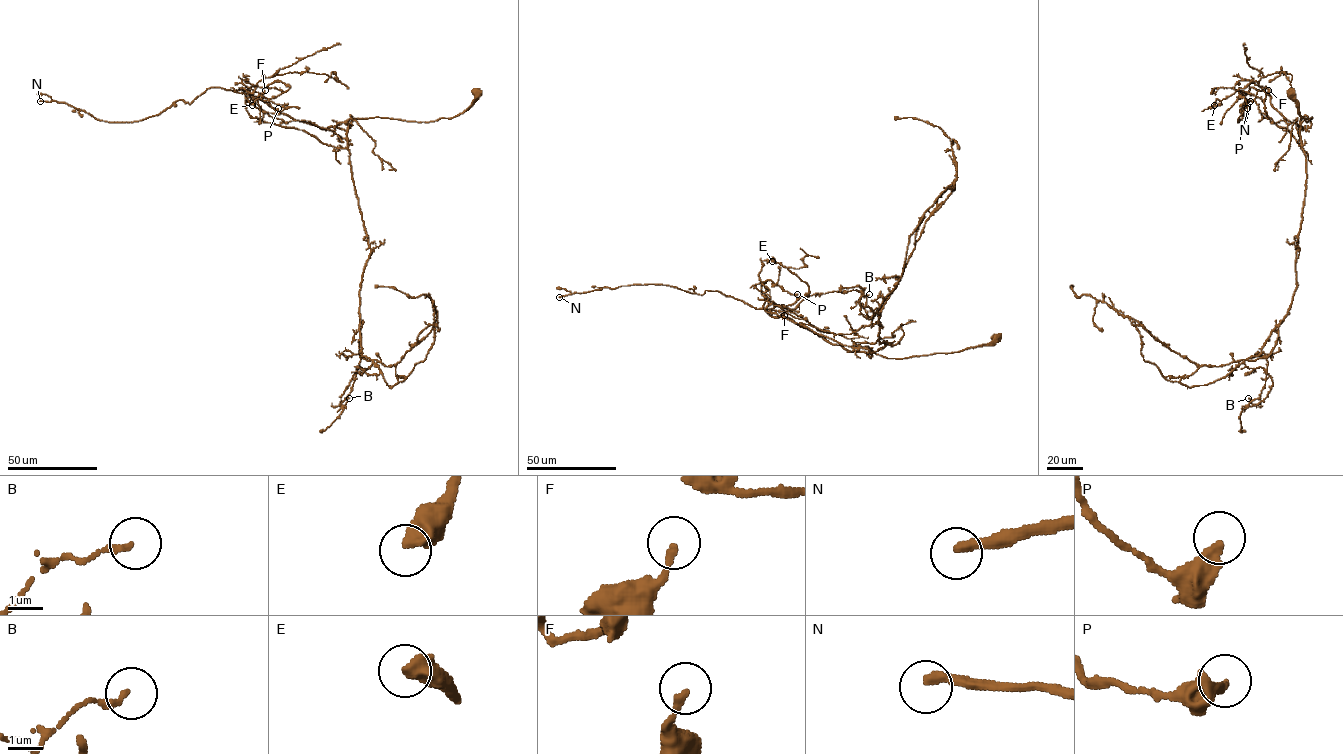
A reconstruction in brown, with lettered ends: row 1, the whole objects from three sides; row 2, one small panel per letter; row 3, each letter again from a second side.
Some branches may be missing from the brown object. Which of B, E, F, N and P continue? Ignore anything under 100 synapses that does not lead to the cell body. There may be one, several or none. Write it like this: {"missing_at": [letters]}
{"missing_at": ["N"]}

